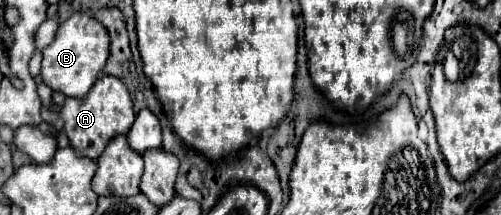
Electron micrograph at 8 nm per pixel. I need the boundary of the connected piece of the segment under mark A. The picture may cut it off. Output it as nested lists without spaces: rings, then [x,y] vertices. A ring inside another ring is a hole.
[[[100,75],[100,79],[84,97],[68,97],[62,109],[64,131],[72,147],[90,159],[98,159],[98,155],[102,155],[106,143],[114,135],[126,135],[134,119],[136,119],[136,111],[134,111],[132,95],[124,85],[124,81],[114,75]]]

